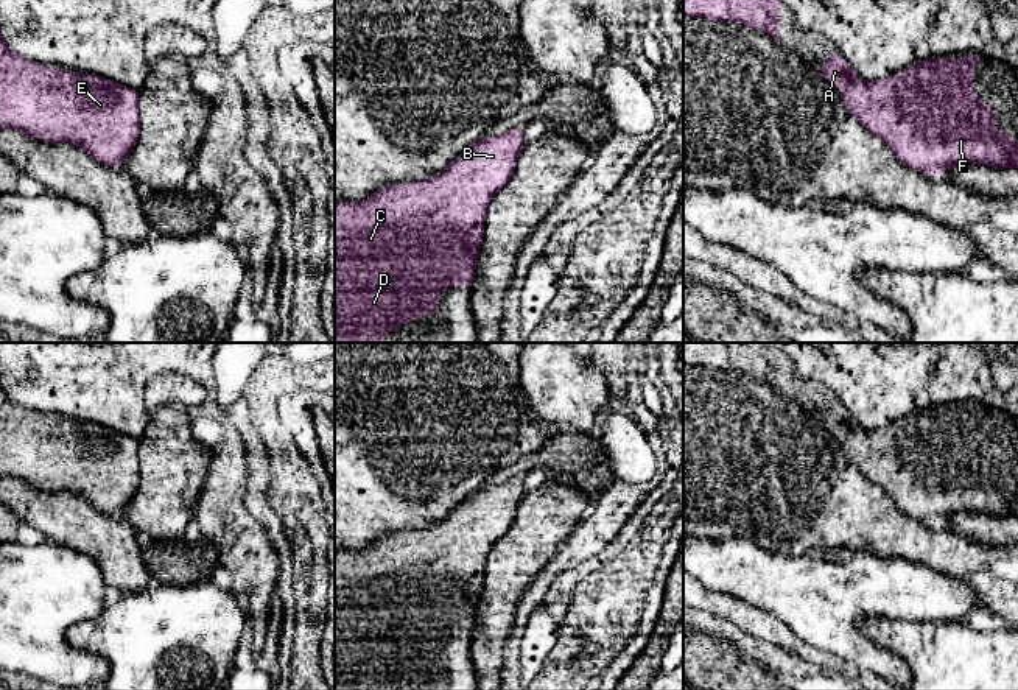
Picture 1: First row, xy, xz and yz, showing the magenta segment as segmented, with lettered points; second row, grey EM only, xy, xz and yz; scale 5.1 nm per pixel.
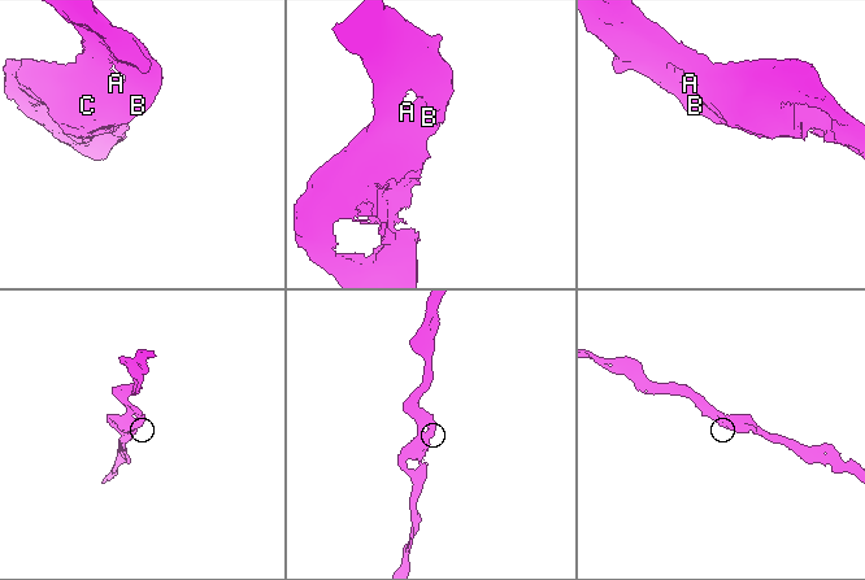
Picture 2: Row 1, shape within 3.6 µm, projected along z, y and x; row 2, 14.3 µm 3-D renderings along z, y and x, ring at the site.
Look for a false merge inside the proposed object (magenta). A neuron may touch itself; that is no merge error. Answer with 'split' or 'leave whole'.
leave whole

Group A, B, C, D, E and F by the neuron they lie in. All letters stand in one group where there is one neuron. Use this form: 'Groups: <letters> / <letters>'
Groups: A B C D E F

